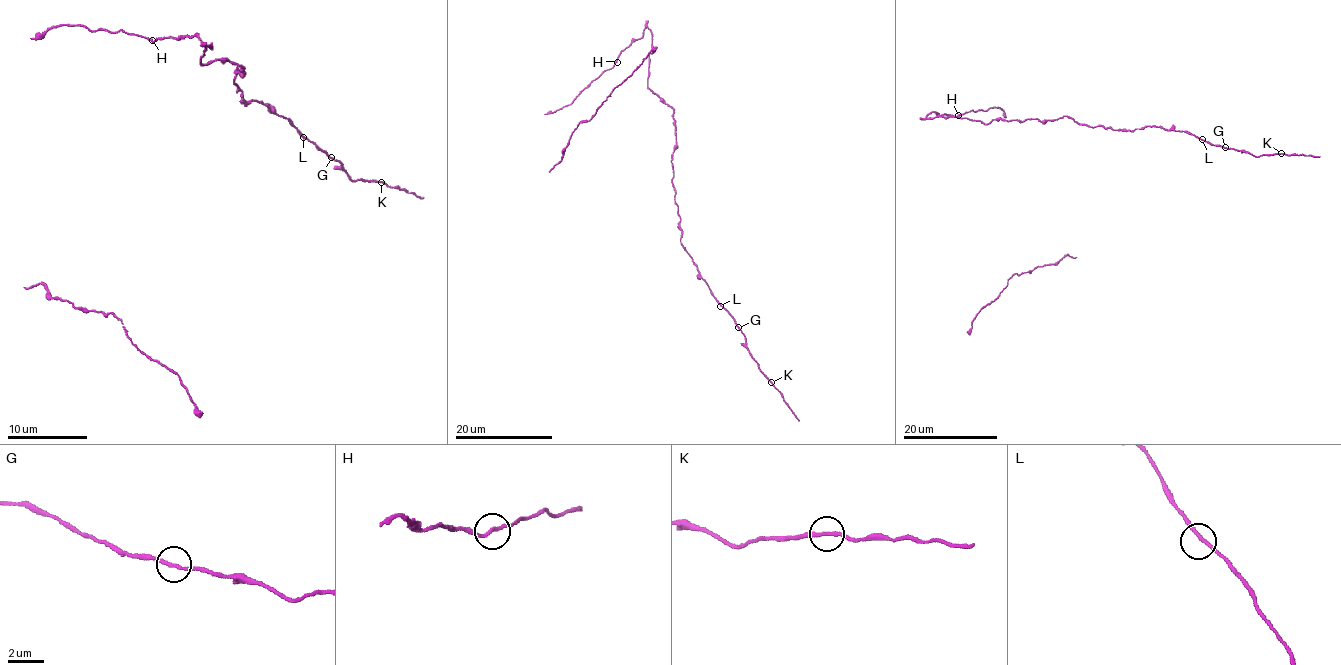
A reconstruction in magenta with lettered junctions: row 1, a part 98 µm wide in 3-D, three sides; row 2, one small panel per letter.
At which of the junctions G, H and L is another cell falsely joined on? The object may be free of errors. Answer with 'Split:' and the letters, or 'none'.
Split: G

